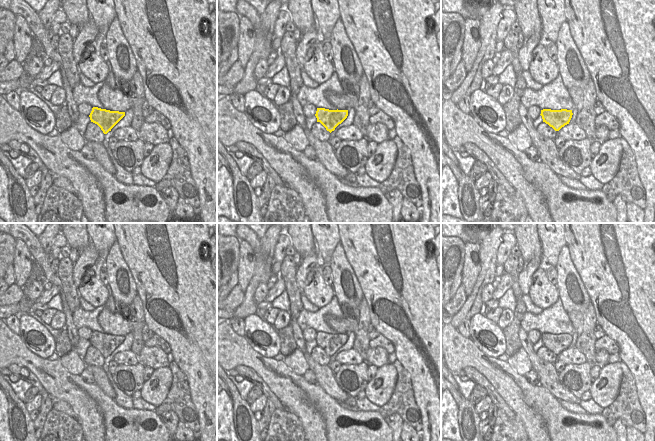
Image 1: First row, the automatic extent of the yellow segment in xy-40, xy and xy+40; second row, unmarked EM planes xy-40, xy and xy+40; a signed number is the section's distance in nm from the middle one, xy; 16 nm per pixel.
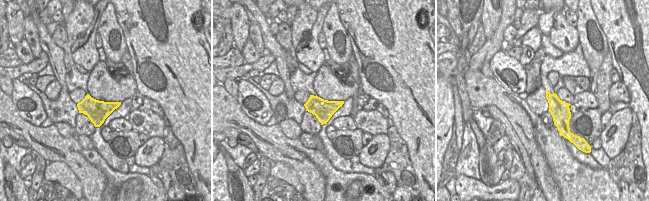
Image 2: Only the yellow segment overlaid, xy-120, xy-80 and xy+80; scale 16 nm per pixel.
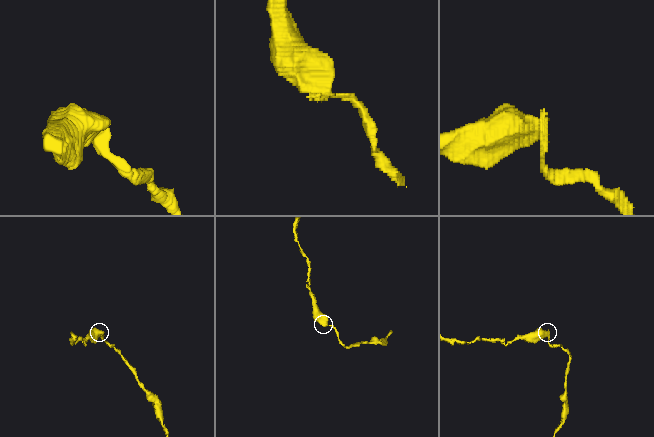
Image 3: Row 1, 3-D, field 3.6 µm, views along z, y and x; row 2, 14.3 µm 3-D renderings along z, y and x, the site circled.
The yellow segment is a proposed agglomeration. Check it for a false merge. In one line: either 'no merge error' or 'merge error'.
merge error

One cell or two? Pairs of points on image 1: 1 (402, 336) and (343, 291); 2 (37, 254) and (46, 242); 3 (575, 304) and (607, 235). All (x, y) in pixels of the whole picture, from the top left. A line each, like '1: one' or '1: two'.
1: two
2: two
3: two

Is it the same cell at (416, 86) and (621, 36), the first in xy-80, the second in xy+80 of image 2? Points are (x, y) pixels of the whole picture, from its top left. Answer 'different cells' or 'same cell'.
same cell

